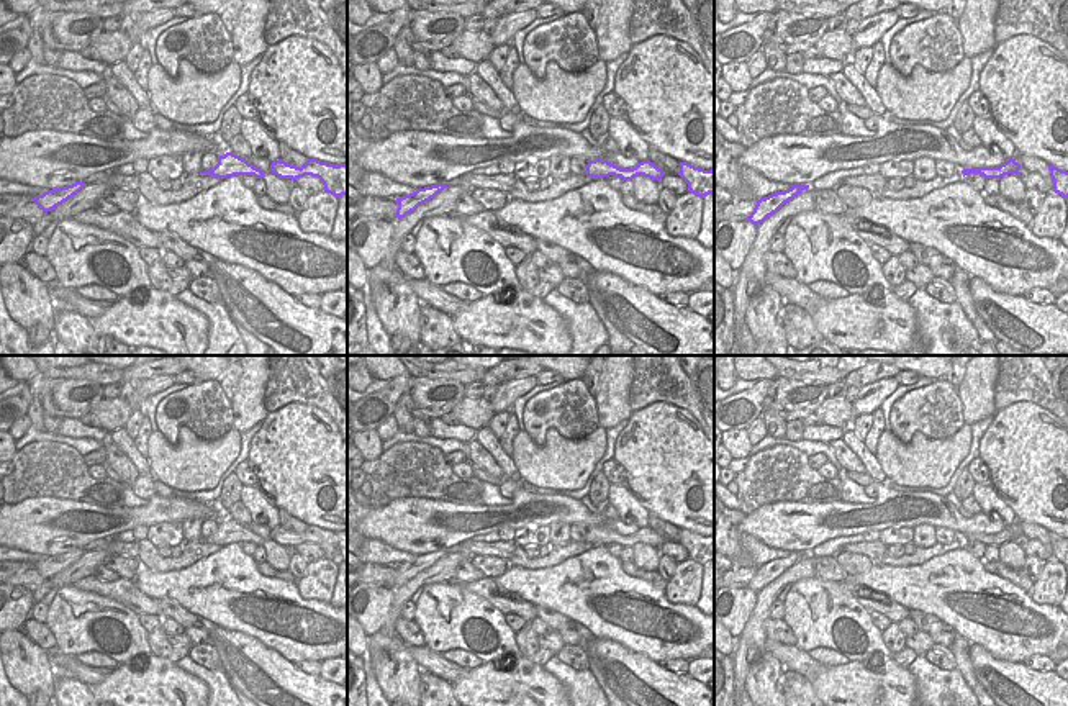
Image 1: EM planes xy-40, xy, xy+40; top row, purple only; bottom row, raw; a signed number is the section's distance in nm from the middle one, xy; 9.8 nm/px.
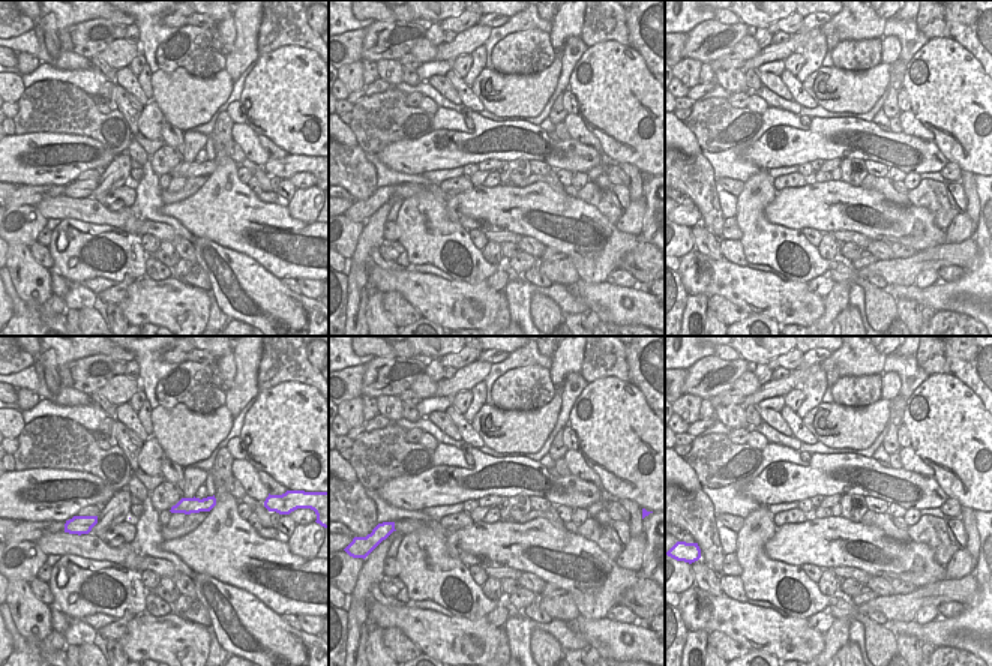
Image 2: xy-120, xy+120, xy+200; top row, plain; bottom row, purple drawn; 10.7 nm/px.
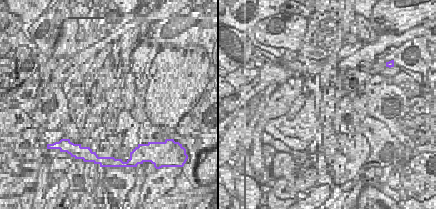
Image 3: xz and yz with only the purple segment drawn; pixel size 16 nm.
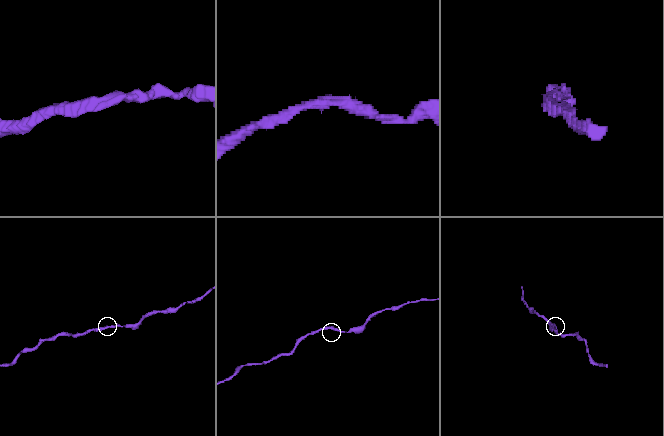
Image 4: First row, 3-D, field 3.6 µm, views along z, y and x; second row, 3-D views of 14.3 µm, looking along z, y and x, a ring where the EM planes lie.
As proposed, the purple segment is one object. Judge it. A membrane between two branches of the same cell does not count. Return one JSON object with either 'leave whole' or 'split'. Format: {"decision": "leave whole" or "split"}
{"decision": "leave whole"}

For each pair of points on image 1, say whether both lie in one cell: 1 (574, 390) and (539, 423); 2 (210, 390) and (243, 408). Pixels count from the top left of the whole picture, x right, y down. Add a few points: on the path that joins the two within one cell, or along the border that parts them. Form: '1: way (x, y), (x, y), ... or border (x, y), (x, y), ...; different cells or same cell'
1: way (565, 398), (547, 415); same cell
2: border (230, 402), (233, 426); different cells

